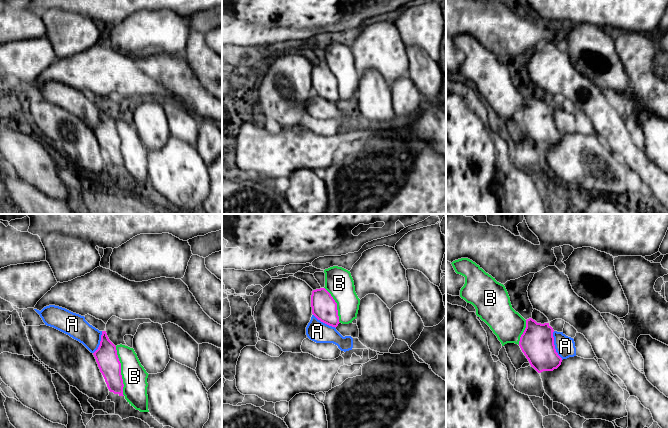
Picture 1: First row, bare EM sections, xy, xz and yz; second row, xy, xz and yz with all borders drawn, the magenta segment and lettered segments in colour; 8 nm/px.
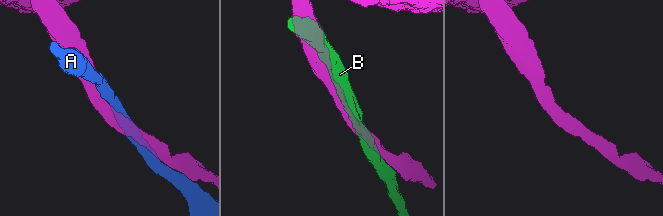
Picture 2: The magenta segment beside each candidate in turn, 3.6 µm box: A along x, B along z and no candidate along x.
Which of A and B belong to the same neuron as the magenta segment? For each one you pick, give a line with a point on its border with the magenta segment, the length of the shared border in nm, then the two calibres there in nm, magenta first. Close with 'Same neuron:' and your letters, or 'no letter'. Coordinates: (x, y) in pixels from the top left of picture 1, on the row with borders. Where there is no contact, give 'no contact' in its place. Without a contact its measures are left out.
Same neuron: no letter

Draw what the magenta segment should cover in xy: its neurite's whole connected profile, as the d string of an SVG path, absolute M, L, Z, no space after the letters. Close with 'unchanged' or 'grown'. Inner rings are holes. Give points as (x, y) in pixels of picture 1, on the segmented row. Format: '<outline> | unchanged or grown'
M102 331L100 345L93 355L109 391L119 396L124 396L121 363L117 355L116 346L109 340L106 331Z | unchanged

